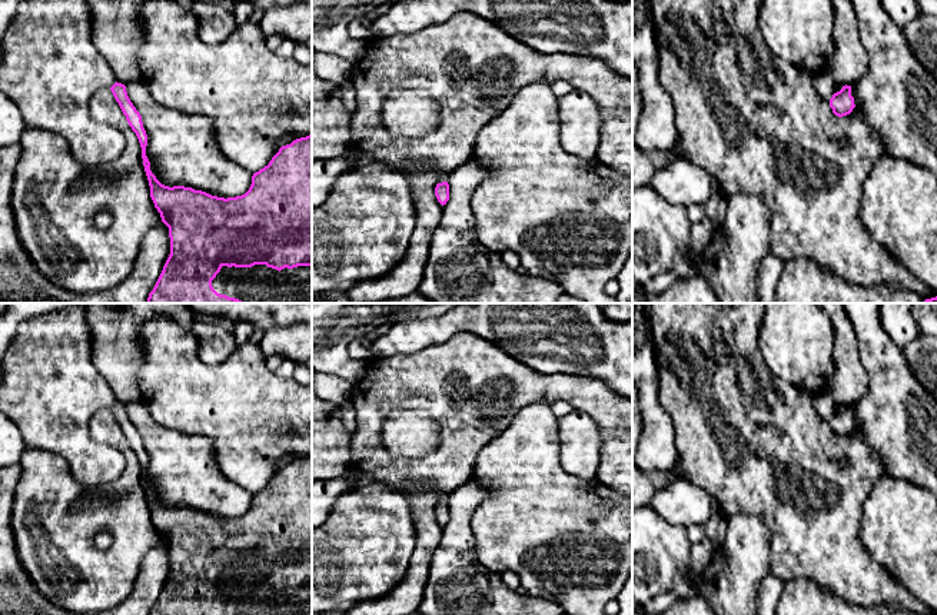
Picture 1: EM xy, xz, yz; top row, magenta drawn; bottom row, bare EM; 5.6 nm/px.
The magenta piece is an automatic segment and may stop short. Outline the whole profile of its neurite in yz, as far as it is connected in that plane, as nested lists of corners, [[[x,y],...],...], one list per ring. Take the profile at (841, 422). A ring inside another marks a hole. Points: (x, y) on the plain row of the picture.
[[[843,406],[843,409],[833,415],[830,419],[830,428],[838,438],[847,436],[855,428],[854,418],[851,416],[851,406]]]

